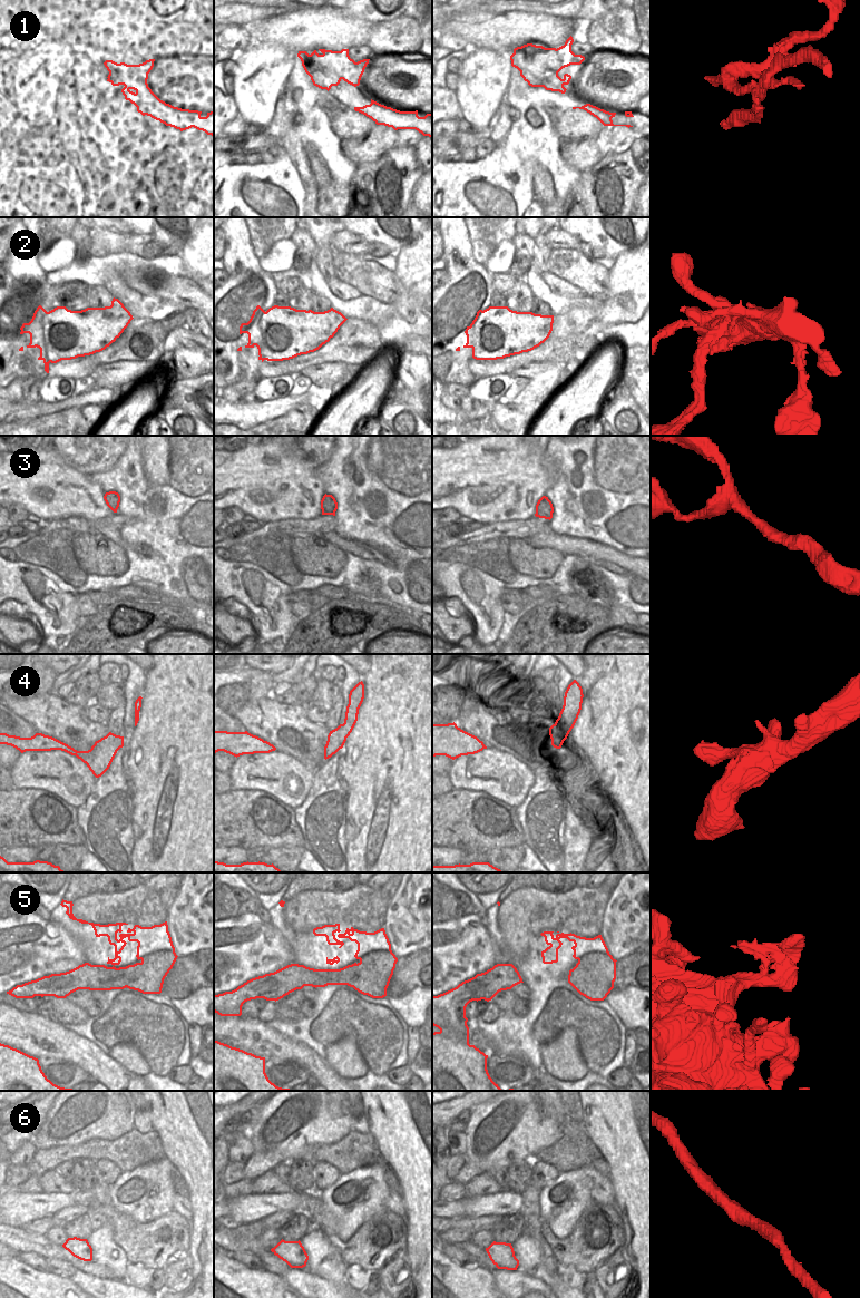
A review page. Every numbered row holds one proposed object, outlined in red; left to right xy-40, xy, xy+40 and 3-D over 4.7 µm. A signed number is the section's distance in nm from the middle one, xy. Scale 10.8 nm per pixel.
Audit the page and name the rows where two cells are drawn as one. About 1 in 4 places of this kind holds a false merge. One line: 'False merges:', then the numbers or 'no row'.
False merges: 2.

